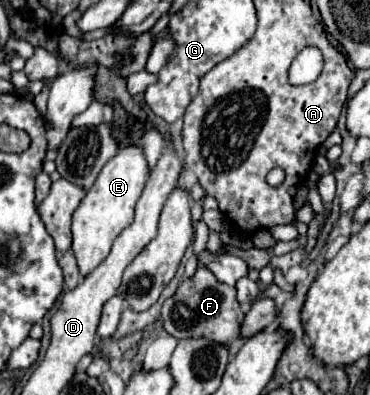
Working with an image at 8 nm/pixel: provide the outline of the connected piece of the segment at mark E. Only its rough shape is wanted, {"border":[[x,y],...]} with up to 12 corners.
{"border":[[120,148],[72,218],[72,252],[88,276],[134,218],[148,166]]}

